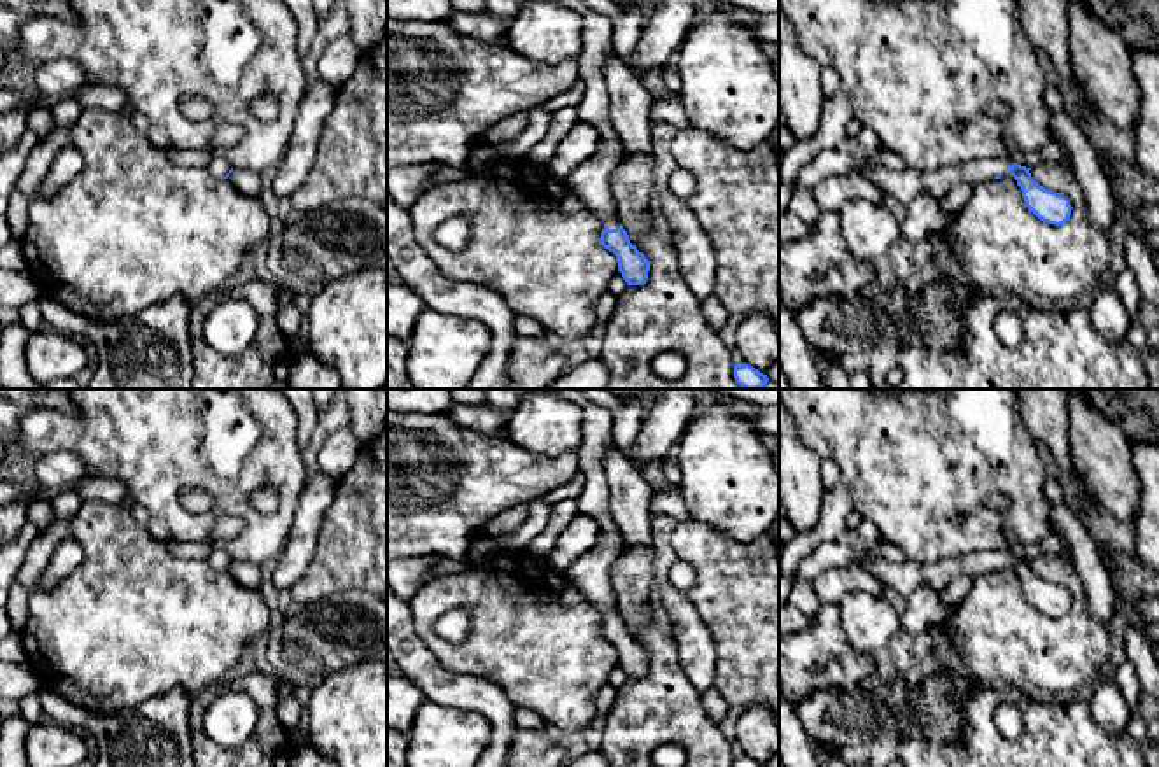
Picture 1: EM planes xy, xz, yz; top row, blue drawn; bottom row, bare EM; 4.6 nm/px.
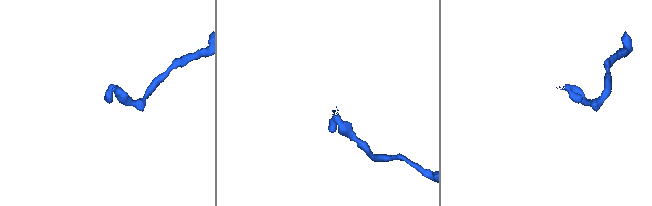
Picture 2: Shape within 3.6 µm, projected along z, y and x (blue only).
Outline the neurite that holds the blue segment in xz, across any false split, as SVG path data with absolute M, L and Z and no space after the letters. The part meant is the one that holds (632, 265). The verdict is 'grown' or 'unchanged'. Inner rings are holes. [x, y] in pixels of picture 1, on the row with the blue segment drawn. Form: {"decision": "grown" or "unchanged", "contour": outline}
{"decision": "grown", "contour": "M551 0L576 11L583 21L583 49L576 58L578 77L585 82L585 93L576 107L578 117L594 126L601 137L597 152L583 161L564 186L585 203L604 224L599 245L616 256L618 271L627 285L643 285L648 280L650 261L630 243L618 219L618 205L611 193L611 173L625 159L620 135L608 117L608 89L604 86L604 63L613 47L613 23L588 9L583 0Z"}

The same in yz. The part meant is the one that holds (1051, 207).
{"decision": "grown", "contour": "M998 156L933 172L919 172L909 166L902 172L889 172L882 166L874 166L867 173L886 196L893 196L903 205L910 203L921 193L935 196L940 203L958 184L970 184L973 187L984 180L1012 175L1022 191L1026 207L1040 221L1054 226L1064 224L1071 215L1070 200L1035 182L1029 170L1012 163L1007 156Z"}

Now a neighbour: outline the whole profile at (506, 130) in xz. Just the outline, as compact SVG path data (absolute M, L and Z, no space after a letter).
M520 110L490 126L476 144L490 145L501 163L511 163L511 158L499 156L497 151L501 145L513 142L527 128L527 124L529 116L525 110Z

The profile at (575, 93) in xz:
M578 81L574 82L567 91L560 93L558 96L548 100L544 103L544 109L553 114L558 109L564 107L578 107L585 93L585 82Z

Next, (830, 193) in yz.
M882 149L877 154L865 156L863 170L823 179L814 187L814 198L821 212L839 210L847 200L867 200L882 205L886 193L867 173L874 166L882 166L889 172L902 172L907 168L907 161L895 152Z

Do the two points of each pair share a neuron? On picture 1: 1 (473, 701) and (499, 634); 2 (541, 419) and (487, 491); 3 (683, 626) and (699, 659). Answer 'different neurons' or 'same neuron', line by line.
1: different neurons
2: different neurons
3: same neuron

